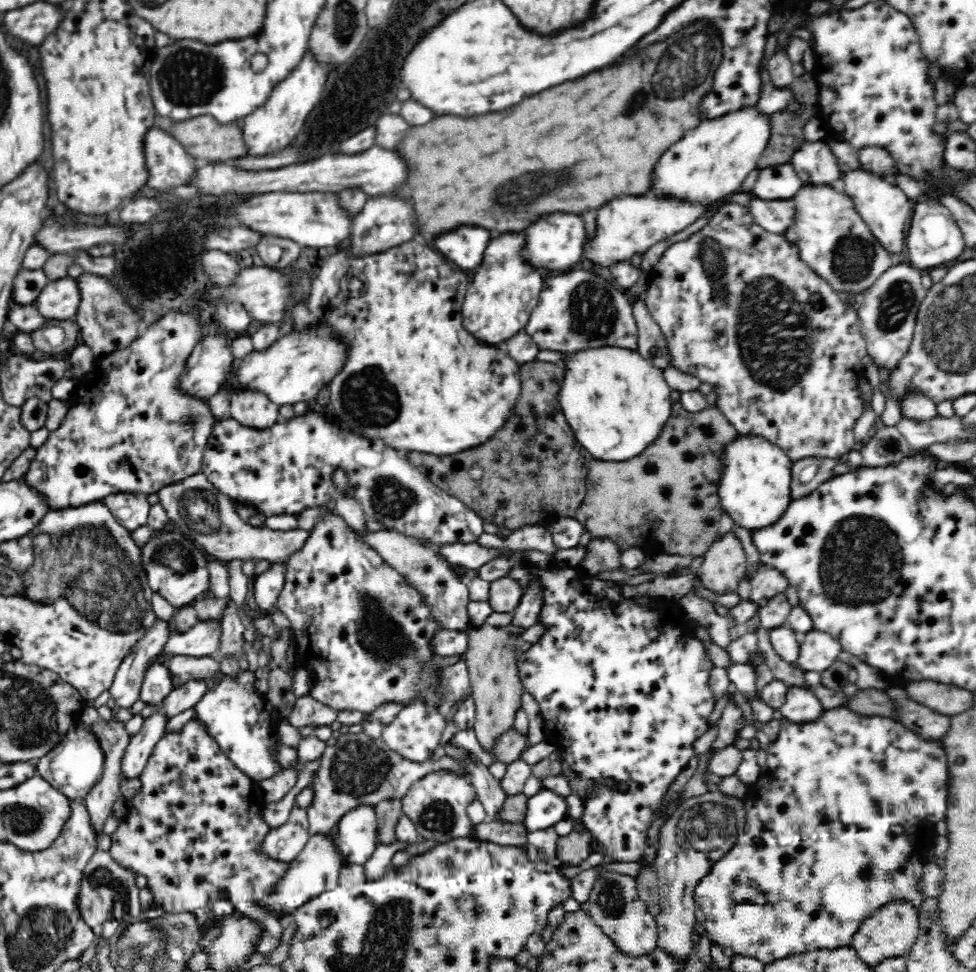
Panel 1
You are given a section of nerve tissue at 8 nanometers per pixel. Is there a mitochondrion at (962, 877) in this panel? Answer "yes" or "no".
no

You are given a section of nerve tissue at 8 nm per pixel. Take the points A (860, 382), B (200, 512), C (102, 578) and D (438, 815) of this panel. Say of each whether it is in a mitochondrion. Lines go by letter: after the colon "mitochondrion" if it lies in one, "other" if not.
A: other
B: mitochondrion
C: mitochondrion
D: mitochondrion

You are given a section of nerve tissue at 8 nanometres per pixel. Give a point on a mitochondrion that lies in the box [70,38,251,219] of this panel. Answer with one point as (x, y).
(188, 76)

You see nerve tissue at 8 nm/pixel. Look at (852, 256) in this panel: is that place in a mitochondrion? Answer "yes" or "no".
yes

